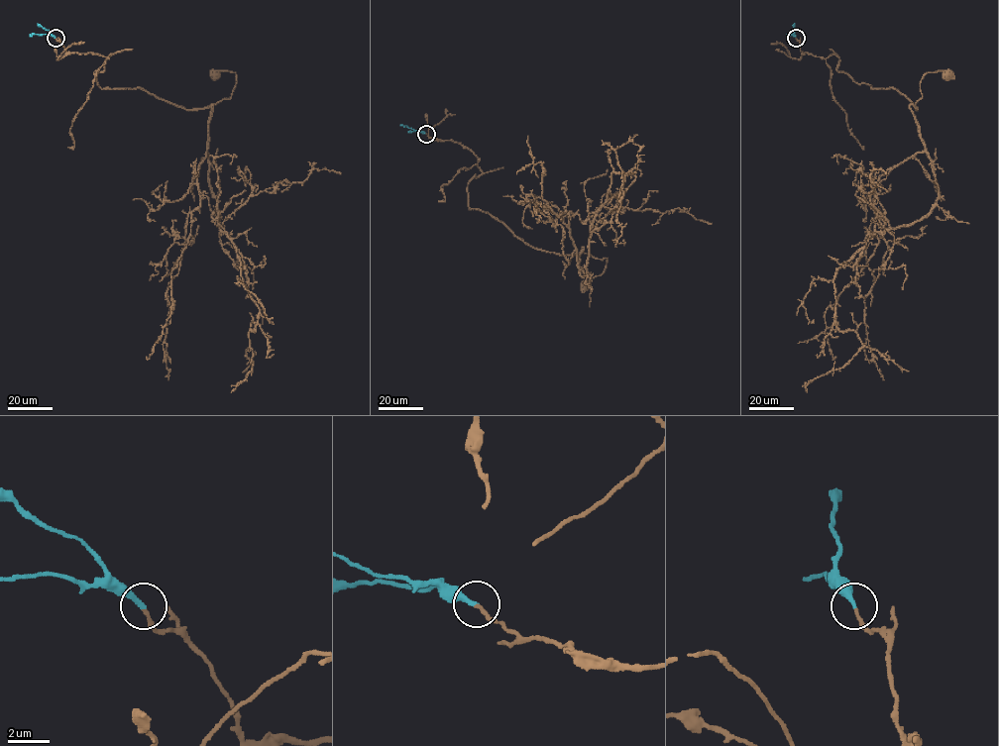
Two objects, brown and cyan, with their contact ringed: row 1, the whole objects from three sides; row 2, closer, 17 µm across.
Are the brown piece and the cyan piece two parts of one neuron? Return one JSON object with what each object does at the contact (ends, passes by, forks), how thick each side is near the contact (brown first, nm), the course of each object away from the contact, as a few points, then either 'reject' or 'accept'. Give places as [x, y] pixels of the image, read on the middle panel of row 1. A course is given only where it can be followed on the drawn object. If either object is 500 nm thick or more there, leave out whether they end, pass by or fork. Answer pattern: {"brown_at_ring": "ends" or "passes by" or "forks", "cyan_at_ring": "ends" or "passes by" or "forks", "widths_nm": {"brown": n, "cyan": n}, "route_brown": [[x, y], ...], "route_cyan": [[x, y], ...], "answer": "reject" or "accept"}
{"brown_at_ring": "ends", "cyan_at_ring": "ends", "widths_nm": {"brown": 160, "cyan": 240}, "route_brown": [[426, 134], [477, 158], [470, 208], [532, 247], [607, 258], [587, 283]], "route_cyan": [[426, 134], [399, 125]], "answer": "accept"}

